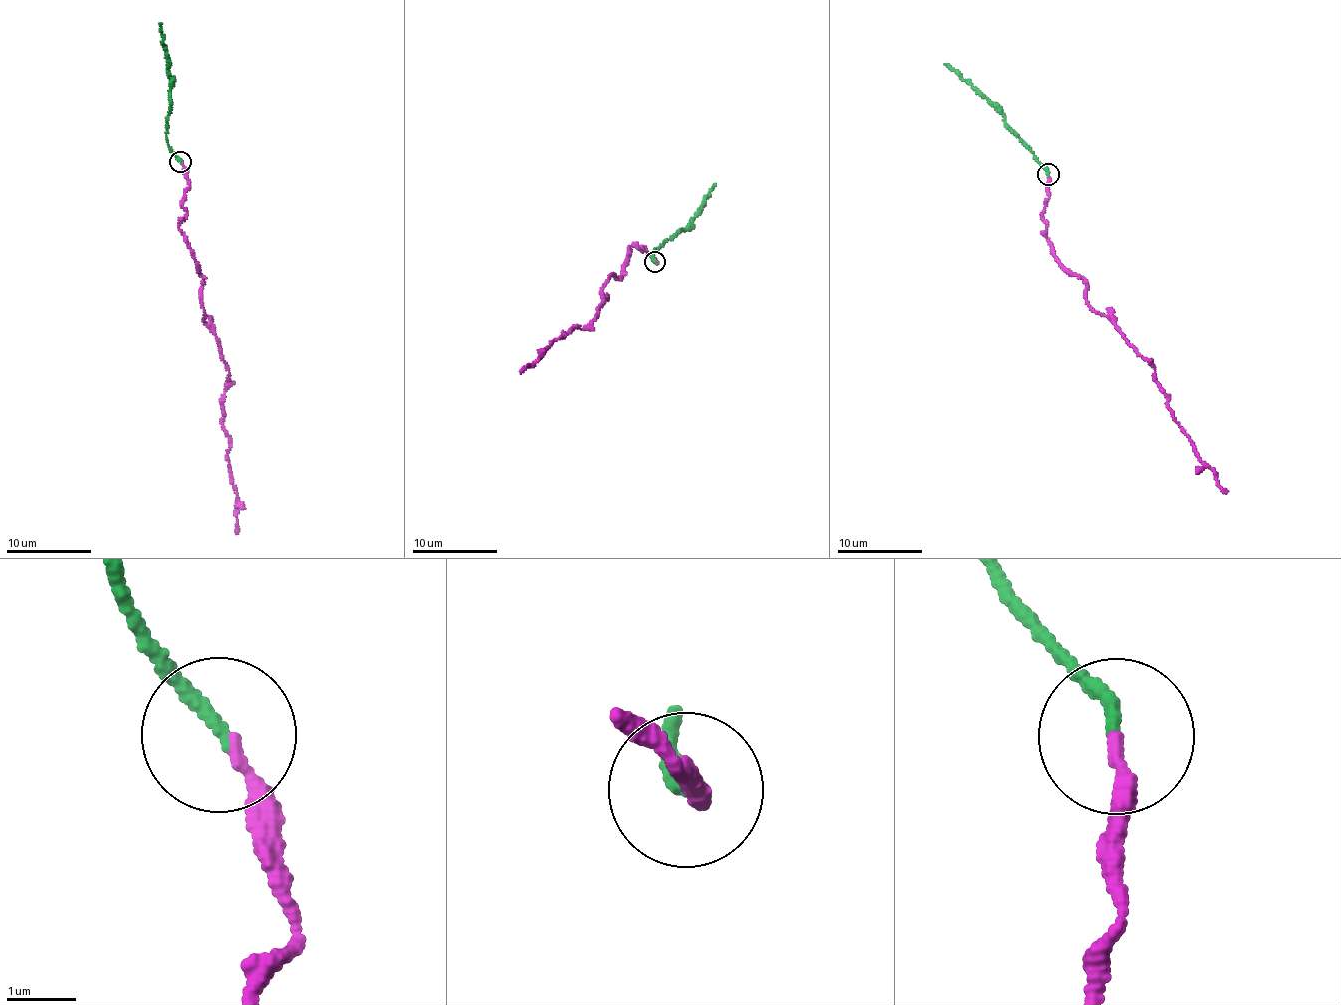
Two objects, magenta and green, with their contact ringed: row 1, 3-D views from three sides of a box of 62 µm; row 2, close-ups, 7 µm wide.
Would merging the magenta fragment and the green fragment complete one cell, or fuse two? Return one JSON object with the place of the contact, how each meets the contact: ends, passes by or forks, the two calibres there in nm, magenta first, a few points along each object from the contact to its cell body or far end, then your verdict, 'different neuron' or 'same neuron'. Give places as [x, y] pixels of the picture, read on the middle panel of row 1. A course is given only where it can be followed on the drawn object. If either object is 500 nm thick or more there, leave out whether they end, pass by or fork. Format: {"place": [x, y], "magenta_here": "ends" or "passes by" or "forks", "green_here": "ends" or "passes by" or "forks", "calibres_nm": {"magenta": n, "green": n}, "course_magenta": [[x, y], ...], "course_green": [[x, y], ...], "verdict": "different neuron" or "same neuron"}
{"place": [654, 261], "magenta_here": "ends", "green_here": "ends", "calibres_nm": {"magenta": 170, "green": 190}, "course_magenta": [[655, 262], [639, 247], [628, 247], [621, 276], [612, 274], [603, 286], [595, 320], [565, 332], [520, 371]], "course_green": [[655, 262], [652, 253], [688, 226], [715, 183]], "verdict": "same neuron"}

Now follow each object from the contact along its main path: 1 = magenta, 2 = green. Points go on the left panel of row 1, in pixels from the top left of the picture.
1: (181, 161), (190, 188), (179, 230), (203, 281), (203, 318), (230, 375), (221, 420), (240, 502), (236, 534)
2: (181, 161), (168, 144), (166, 133), (171, 105), (170, 83), (161, 23)

